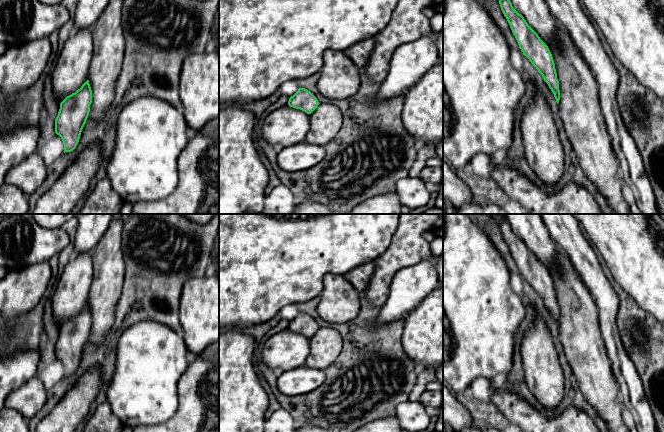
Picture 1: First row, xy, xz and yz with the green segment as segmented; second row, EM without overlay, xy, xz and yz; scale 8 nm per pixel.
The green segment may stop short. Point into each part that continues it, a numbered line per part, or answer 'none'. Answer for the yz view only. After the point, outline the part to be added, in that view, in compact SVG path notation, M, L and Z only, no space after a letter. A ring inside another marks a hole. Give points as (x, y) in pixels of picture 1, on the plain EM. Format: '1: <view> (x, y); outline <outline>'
1: yz (579, 331); outline M556 246L556 260L562 272L552 272L550 276L559 305L560 324L558 331L566 359L571 366L571 370L585 400L604 420L608 431L630 432L623 421L623 404L600 332L597 305L580 276L575 271L569 257L558 246Z

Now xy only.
1: xy (109, 267); outline M113 219L90 253L93 276L88 297L92 314L89 340L101 344L110 332L122 293L126 264L122 255L122 219Z

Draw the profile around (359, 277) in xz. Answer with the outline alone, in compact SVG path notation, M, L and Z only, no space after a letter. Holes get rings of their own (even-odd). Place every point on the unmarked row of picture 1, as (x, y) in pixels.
M375 263L361 264L344 274L344 278L349 281L358 292L365 292L375 270Z

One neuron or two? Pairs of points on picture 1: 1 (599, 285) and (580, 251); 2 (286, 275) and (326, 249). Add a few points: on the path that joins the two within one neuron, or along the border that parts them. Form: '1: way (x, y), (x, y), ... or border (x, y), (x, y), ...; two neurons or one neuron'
1: way (593, 277), (583, 259); one neuron
2: way (296, 265), (312, 249), (316, 249); one neuron

